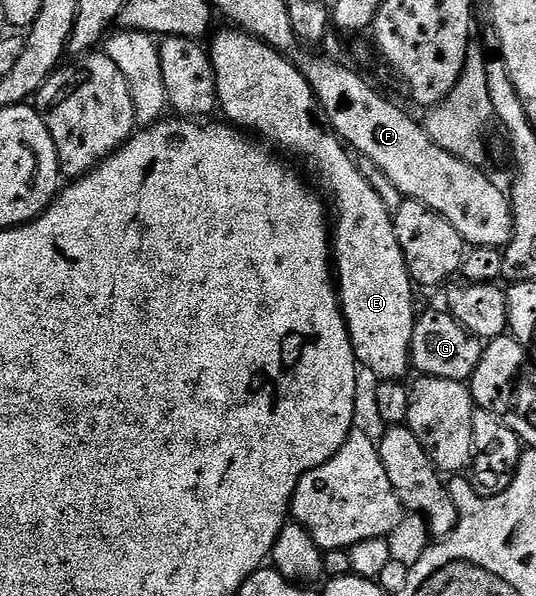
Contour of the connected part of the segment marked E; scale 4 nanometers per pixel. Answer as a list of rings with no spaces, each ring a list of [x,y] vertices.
[[[228,30],[232,31],[220,31],[216,36],[211,36],[213,39],[210,58],[212,73],[216,78],[216,102],[219,110],[224,110],[224,115],[228,118],[225,120],[229,124],[245,132],[253,131],[248,132],[253,136],[261,135],[256,137],[273,148],[281,147],[292,155],[301,155],[304,158],[305,165],[320,182],[319,190],[326,199],[328,194],[327,202],[334,216],[334,226],[330,231],[330,251],[334,256],[334,282],[340,300],[340,312],[344,314],[348,326],[356,362],[363,370],[365,367],[370,374],[377,375],[377,380],[403,380],[404,374],[412,367],[412,338],[418,310],[416,311],[416,303],[412,300],[414,284],[406,269],[406,261],[402,257],[402,245],[398,245],[398,237],[394,233],[393,212],[390,207],[388,211],[383,197],[372,188],[371,181],[356,168],[357,160],[350,154],[349,148],[322,122],[320,103],[316,99],[316,94],[291,58],[275,51],[270,44],[255,39],[247,31]]]

